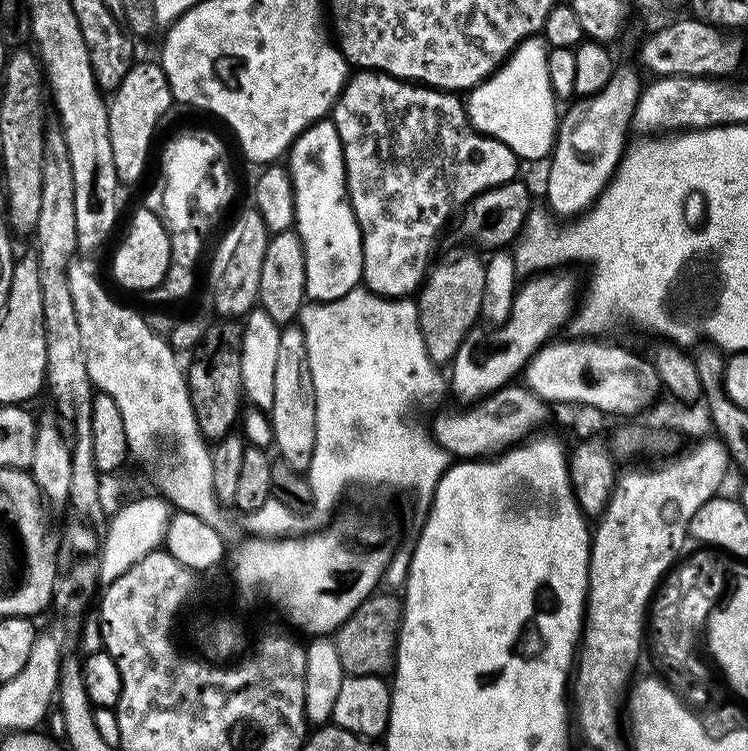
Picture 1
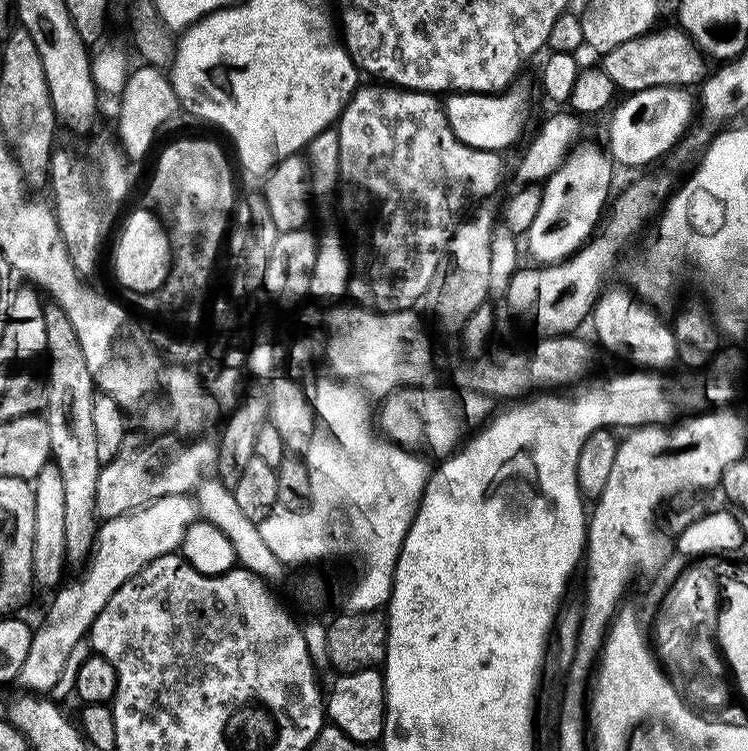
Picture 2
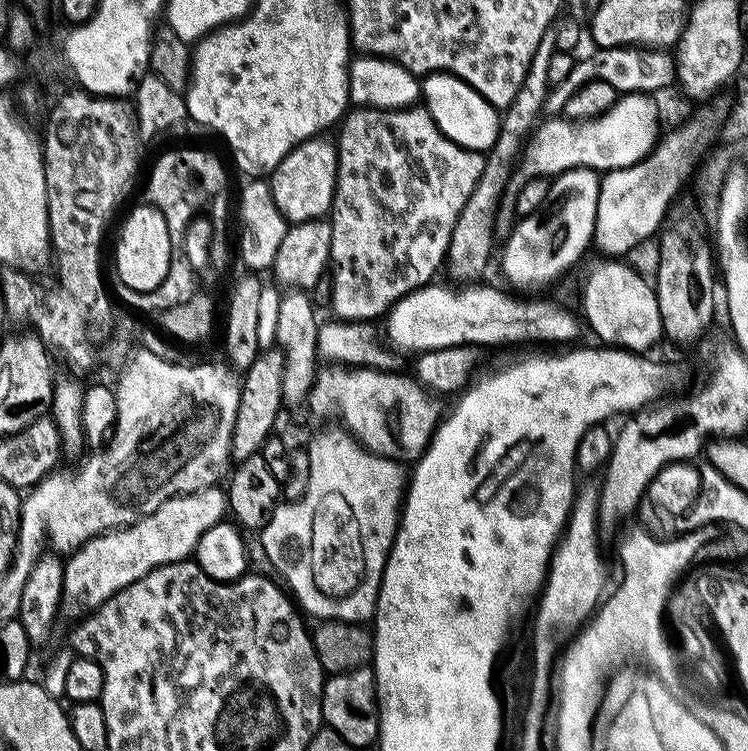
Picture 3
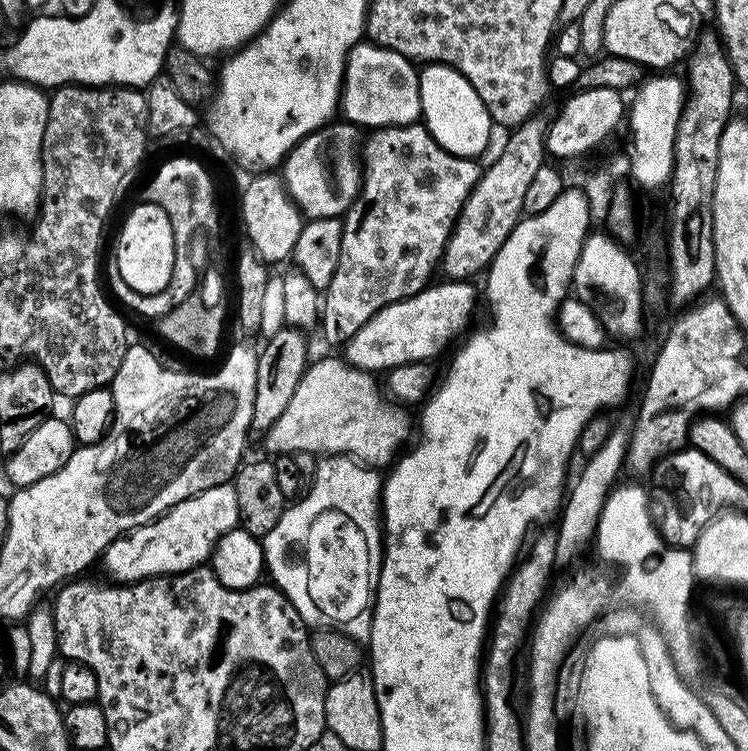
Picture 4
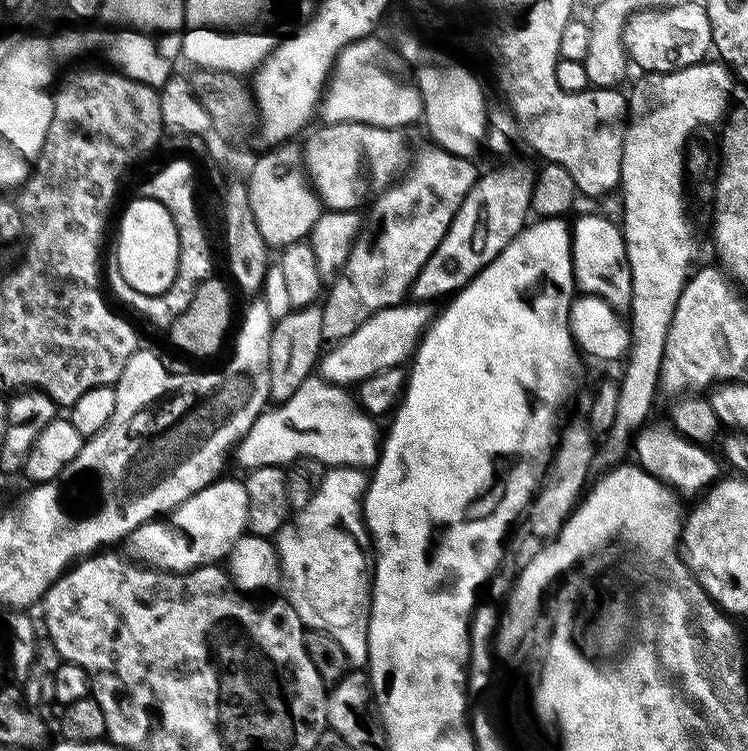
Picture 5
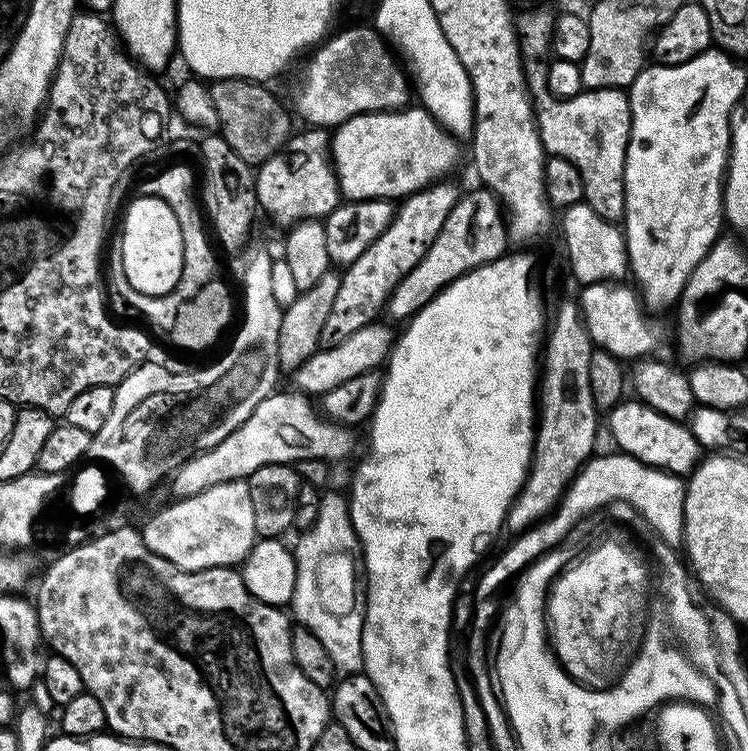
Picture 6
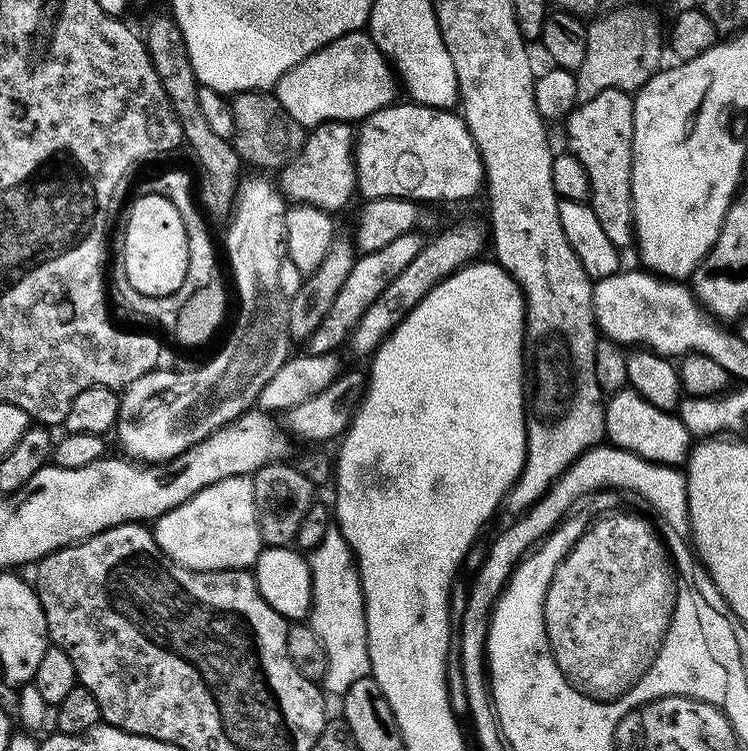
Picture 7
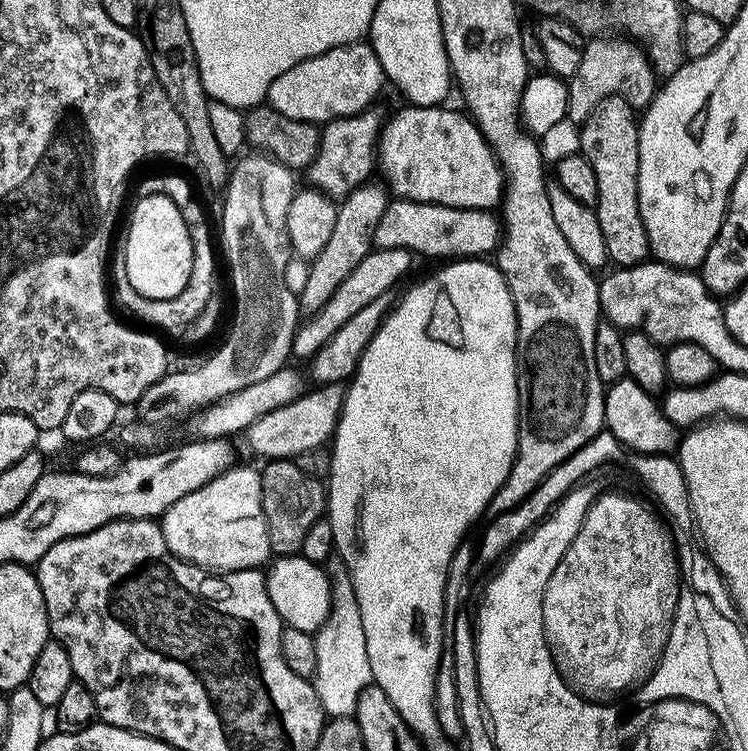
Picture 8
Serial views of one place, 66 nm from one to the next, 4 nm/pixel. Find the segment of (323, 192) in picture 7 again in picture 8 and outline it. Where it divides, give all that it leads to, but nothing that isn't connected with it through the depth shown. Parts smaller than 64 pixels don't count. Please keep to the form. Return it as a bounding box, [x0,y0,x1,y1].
[306,110,382,198]

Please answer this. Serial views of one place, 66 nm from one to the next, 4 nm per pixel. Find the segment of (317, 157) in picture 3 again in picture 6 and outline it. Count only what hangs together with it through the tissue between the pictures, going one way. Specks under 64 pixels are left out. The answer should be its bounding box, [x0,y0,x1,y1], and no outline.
[330,107,461,201]

